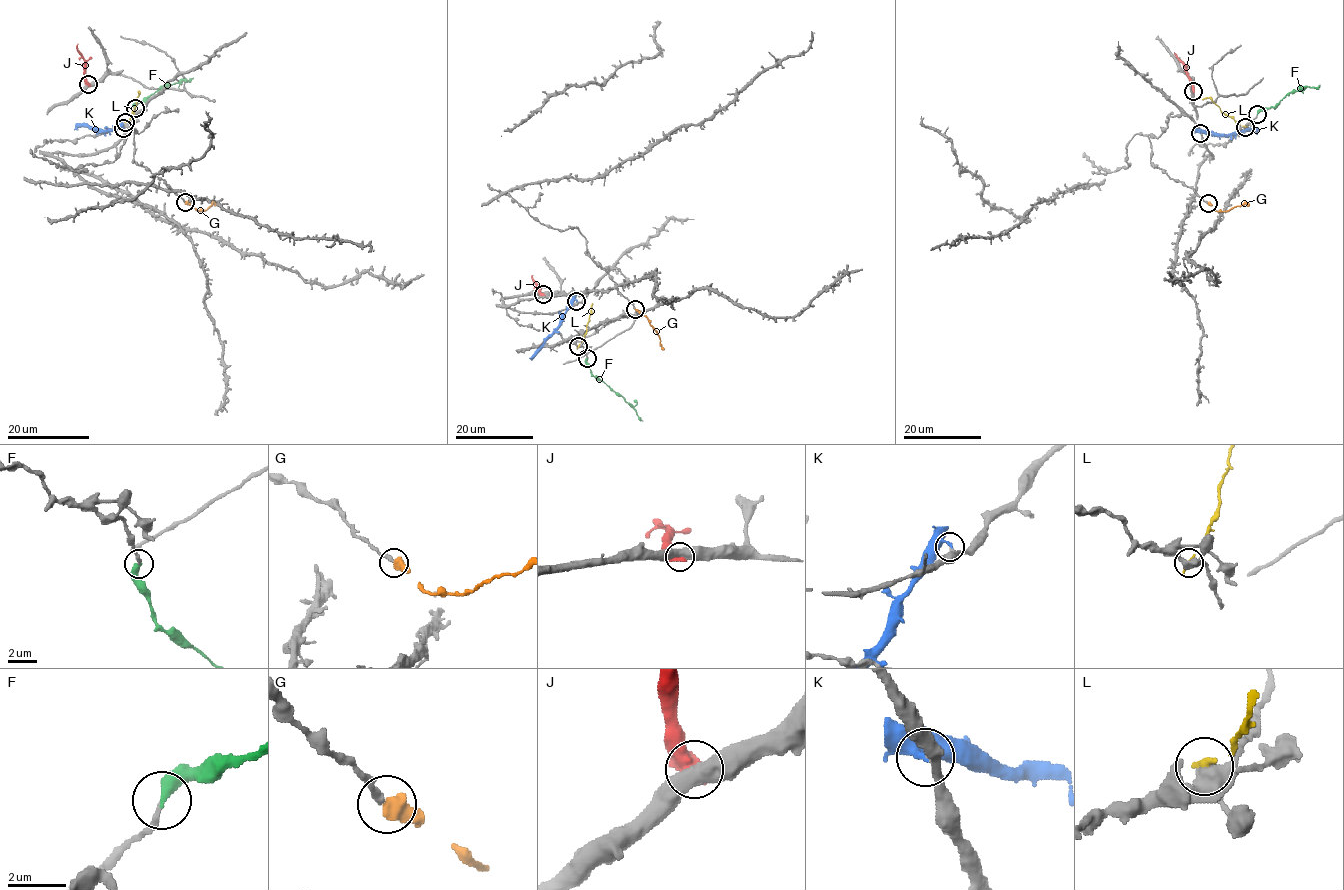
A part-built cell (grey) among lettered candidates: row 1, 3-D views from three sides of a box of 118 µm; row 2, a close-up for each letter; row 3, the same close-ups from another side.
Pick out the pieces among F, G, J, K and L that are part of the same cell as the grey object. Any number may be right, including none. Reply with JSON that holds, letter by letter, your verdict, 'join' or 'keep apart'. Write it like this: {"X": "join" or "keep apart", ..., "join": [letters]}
{"F": "join", "G": "join", "J": "keep apart", "K": "keep apart", "L": "keep apart", "join": ["F", "G"]}

